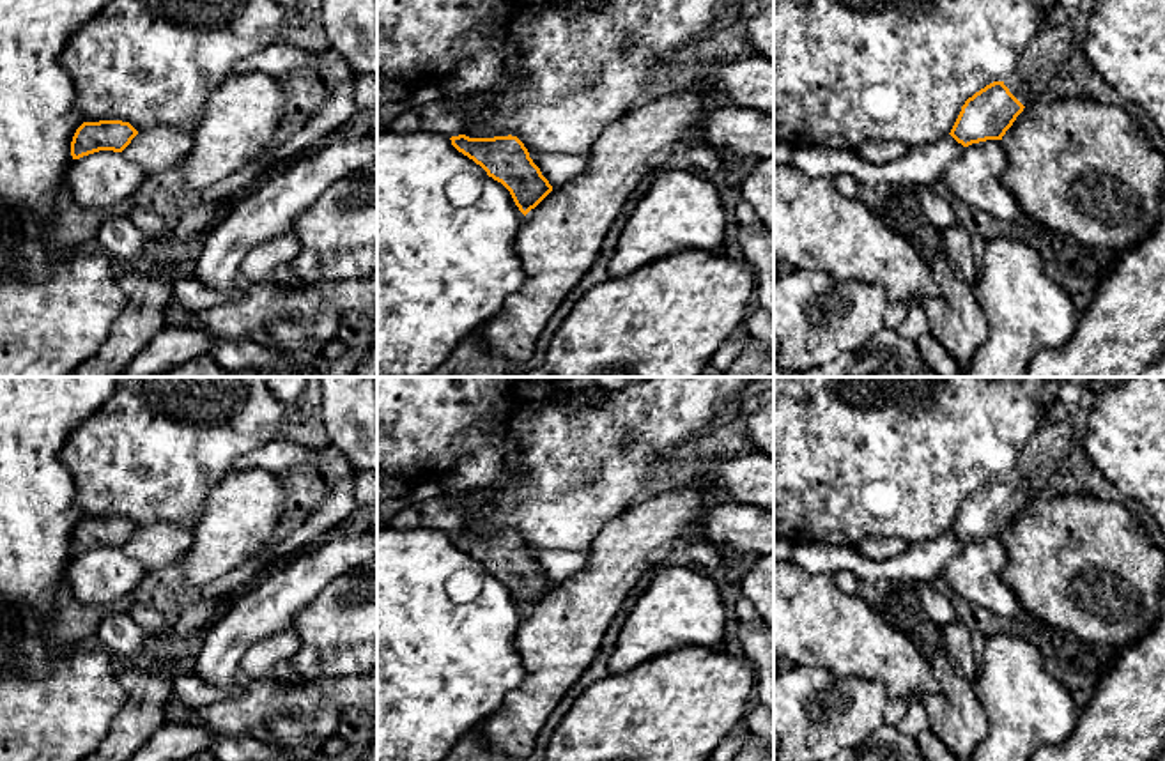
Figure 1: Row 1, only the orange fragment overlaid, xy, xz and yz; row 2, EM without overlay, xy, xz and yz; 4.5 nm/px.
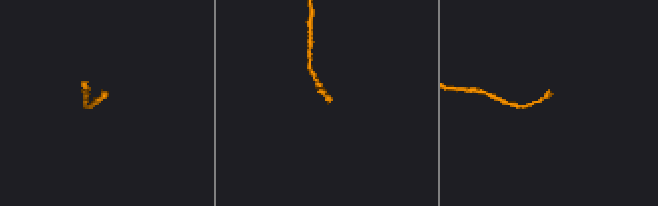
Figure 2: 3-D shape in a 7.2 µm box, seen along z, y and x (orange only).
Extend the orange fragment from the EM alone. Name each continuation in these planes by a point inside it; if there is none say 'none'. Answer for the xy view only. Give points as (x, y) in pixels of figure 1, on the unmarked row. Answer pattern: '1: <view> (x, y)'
none

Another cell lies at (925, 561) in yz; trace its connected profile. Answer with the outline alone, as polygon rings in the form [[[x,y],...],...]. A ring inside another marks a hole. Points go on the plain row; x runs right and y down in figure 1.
[[[951,531],[930,542],[908,545],[899,556],[875,561],[862,556],[857,547],[834,547],[816,542],[797,543],[791,561],[809,573],[852,572],[860,582],[921,580],[933,584],[940,579],[944,566],[954,559],[965,543]]]

